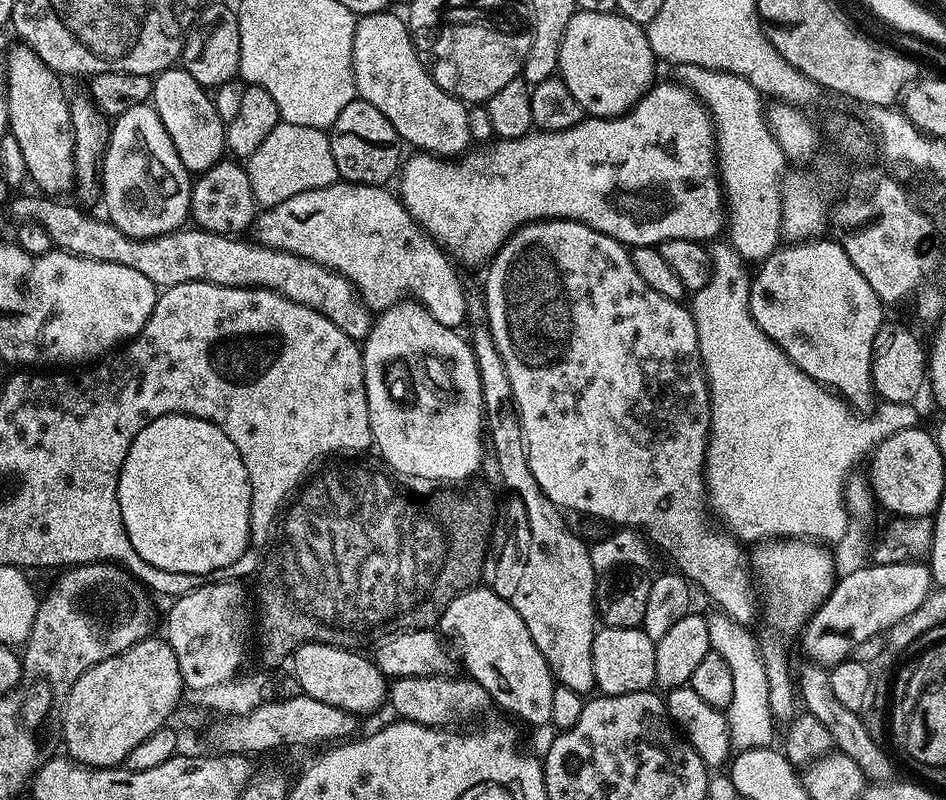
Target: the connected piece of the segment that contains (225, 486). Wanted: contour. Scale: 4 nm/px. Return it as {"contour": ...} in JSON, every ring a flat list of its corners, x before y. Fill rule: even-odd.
{"contour":[[163,416,157,420,151,420,134,438,120,471,118,506,120,507,120,517,124,523,124,529,130,538,130,546,134,546,134,550,138,550,138,554,147,564,163,572,170,572,176,578,187,574,188,564,194,571,201,572,204,578,208,578,211,577,208,576,211,572,220,572,223,568,224,571,231,569,232,564,238,562,238,558,245,556,253,547,252,531,254,531,254,525,250,518,251,505,252,487,238,450,230,442,230,438,226,438,226,434,222,434,218,425,210,423,209,420,199,420,196,416]]}

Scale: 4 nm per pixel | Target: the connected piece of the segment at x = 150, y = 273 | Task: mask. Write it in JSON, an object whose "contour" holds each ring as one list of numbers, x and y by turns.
{"contour":[[185,226,150,240,133,240,116,228,113,232,47,232,46,236,59,251,85,256,87,260,130,266,130,270,146,274,146,278,150,278,150,282,160,290,201,280,227,288,267,288,292,298,297,295,295,292,304,288,302,302,306,307,321,312,351,340,363,342,368,337,369,313,359,303,352,285,343,275,323,268,313,260,304,260,289,252,277,252,275,248,265,248,258,242,246,244,236,240,240,238,219,232,205,232,203,228,195,226]]}

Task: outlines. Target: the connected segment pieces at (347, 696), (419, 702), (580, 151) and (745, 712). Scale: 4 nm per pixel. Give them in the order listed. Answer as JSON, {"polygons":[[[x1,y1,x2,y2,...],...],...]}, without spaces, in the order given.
{"polygons":[[[304,644,290,657,291,671,301,684,303,695,353,714,372,712,383,700,385,703,386,677,369,657,367,660,360,654,334,644]],[[431,676,430,678,402,678,393,679,390,684,390,704,395,714,401,720,412,720,415,724,424,724,427,728,439,730,447,729,449,726,458,726,463,720,471,718,475,712,483,710,490,704,488,689,482,687,478,682,471,679,452,680,442,676]],[[653,86,648,89,643,99,638,101,631,112,615,118,585,118,571,129,559,132,533,131,531,135,518,136,513,140,497,139,495,142,485,143,477,152,465,151,457,164,451,164,451,159,441,158,436,154,412,154,403,161,398,172,400,192,398,199,404,205,409,216,432,240,444,250,453,261,461,260,464,264,480,264,491,261,500,251,509,236,517,228,542,220,576,220,579,224,614,238,625,246,658,246,667,240,682,238,705,242,711,238,716,230,716,216,708,209,708,160,710,164,710,149,714,140,710,135,710,122,707,113,702,109,698,100,686,90,677,88,659,88]],[[724,611,714,612,713,616,707,617,708,646,725,660,726,666,730,666,730,675,734,678,734,698,730,698,730,706,726,710,727,739,731,747,738,748,741,753,763,748,771,741,768,739,772,736,774,717,768,705,768,679,762,654,754,648,754,640,743,623,733,620]]]}

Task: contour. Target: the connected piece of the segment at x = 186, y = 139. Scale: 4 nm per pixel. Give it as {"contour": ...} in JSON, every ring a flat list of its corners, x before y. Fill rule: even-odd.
{"contour":[[170,67,153,79,150,103,160,115,162,126,166,126,166,134,170,134,170,142,174,142,174,150,178,150,178,158,188,173,210,170,225,155,225,121,218,118,212,96,190,78,184,67]]}

